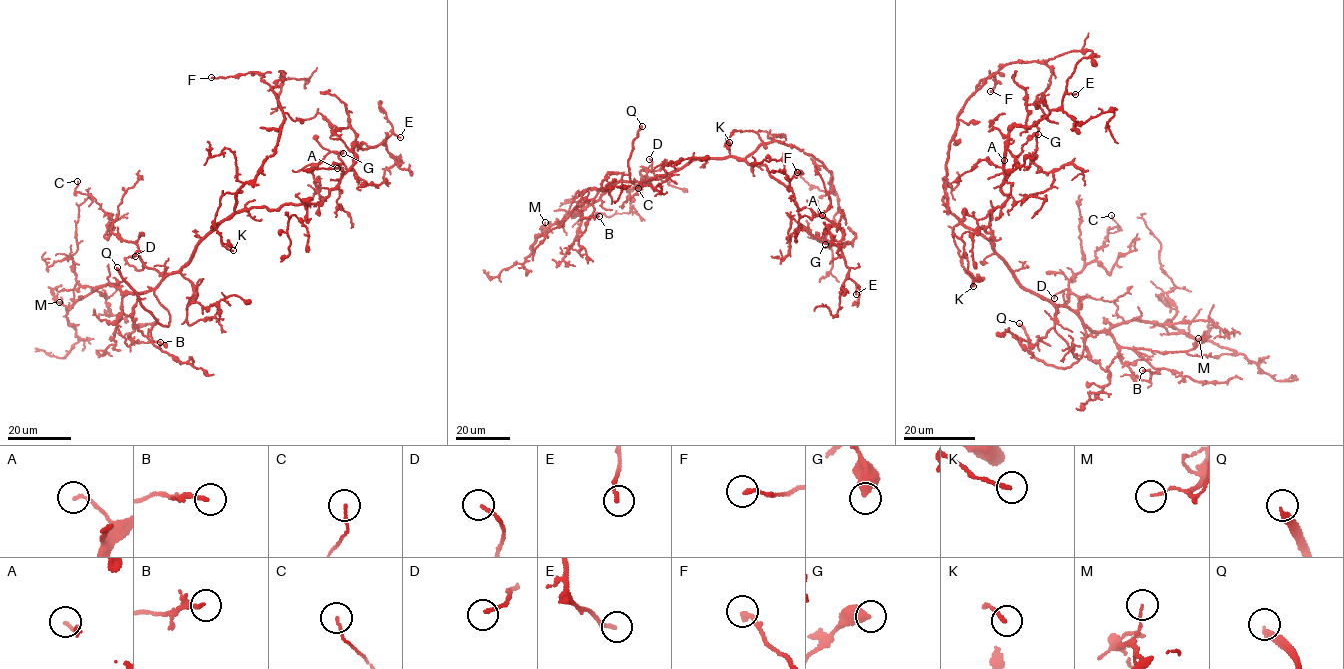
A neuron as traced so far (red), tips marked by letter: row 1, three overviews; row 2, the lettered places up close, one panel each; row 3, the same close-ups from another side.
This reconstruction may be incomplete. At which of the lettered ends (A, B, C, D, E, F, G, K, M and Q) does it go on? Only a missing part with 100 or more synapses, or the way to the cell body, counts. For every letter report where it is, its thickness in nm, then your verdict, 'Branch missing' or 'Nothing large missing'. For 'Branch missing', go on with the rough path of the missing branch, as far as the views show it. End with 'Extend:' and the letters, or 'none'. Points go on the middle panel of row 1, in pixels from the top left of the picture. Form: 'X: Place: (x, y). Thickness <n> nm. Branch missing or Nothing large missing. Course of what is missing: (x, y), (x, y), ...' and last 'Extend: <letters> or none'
A: Place: (822, 215). Thickness 130 nm. Nothing large missing
B: Place: (599, 216). Thickness 170 nm. Nothing large missing
C: Place: (638, 188). Thickness 130 nm. Nothing large missing
D: Place: (649, 159). Thickness 150 nm. Nothing large missing
E: Place: (856, 294). Thickness 180 nm. Nothing large missing
F: Place: (797, 172). Thickness 200 nm. Nothing large missing
G: Place: (825, 244). Thickness 480 nm. Nothing large missing
K: Place: (729, 142). Thickness 170 nm. Nothing large missing
M: Place: (545, 222). Thickness 90 nm. Nothing large missing
Q: Place: (642, 126). Thickness 240 nm. Branch missing
Extend: Q

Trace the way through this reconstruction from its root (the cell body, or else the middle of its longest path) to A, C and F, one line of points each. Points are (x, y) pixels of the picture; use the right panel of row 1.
A: (1009, 268), (991, 248), (992, 234), (981, 227), (988, 226), (989, 213), (1007, 198), (1001, 188), (1004, 160)
C: (1009, 268), (1040, 297), (1079, 309), (1070, 279), (1118, 226), (1111, 215)
F: (1009, 268), (988, 240), (947, 210), (945, 194), (959, 110), (993, 74), (990, 91)

